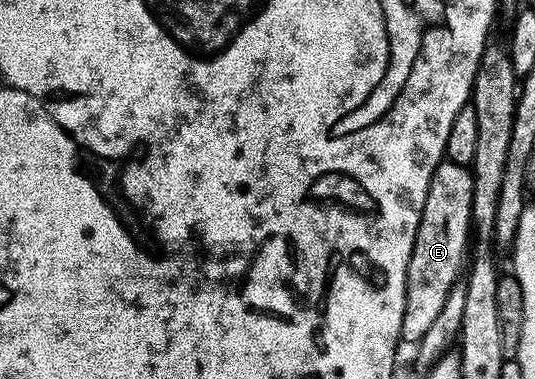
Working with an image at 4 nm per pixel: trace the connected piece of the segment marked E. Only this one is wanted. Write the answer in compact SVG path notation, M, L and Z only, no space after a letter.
M442 159L433 172L427 190L427 198L423 206L421 221L415 234L415 242L411 250L411 258L407 262L407 282L405 283L405 309L403 310L402 341L416 346L421 343L423 334L435 322L439 310L447 302L451 290L462 279L467 268L467 257L471 252L471 225L473 223L473 174L464 164L452 164Z

